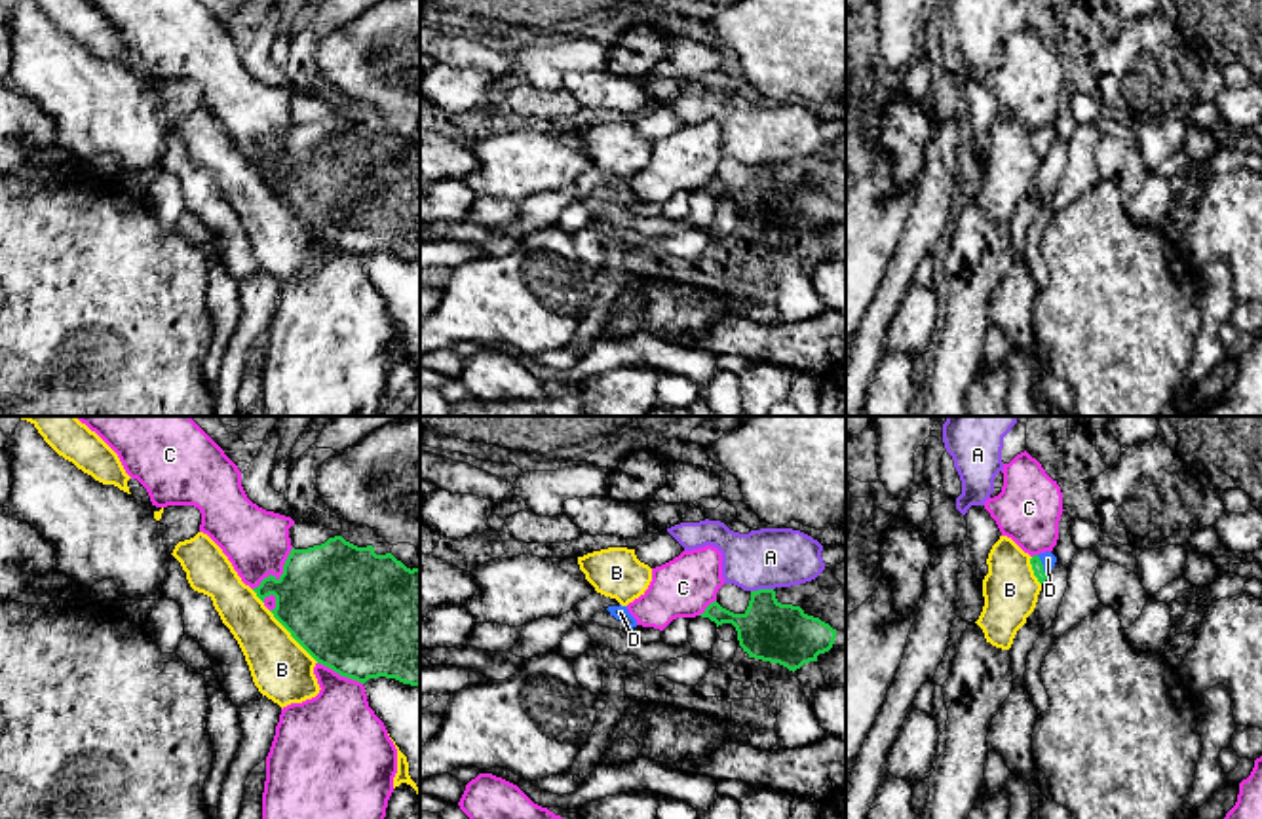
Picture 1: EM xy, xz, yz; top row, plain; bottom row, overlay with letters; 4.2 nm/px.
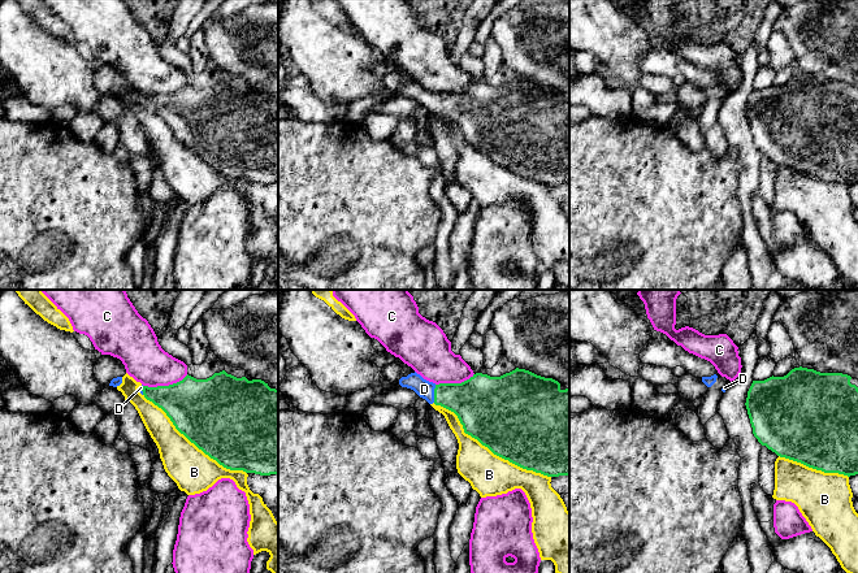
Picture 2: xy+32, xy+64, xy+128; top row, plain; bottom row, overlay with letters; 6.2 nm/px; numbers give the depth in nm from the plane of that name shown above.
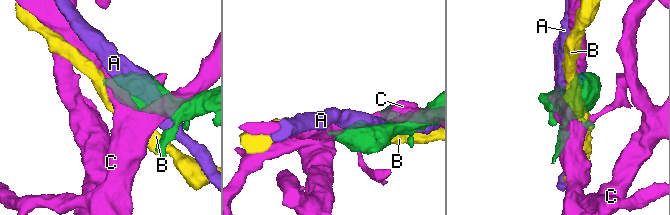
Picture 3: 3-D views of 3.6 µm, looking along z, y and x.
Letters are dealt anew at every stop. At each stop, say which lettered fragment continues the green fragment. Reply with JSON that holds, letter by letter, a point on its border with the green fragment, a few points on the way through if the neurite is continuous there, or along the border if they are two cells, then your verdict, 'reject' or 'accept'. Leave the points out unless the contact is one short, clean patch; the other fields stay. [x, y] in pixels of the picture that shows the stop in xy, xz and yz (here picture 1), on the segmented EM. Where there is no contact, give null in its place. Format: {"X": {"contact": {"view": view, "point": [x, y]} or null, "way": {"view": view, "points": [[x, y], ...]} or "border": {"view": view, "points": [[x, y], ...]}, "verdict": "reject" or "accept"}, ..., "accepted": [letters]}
{"A": {"contact": {"view": "xz", "point": [761, 590]}, "verdict": "reject"}, "B": {"contact": {"view": "xy", "point": [293, 637]}, "verdict": "reject"}, "C": {"contact": {"view": "xy", "point": [282, 574]}, "verdict": "reject"}, "D": {"contact": {"view": "yz", "point": [1042, 565]}, "way": {"view": "yz", "points": [[1036, 565], [1042, 565], [1048, 559]]}, "verdict": "accept"}, "accepted": ["D"]}

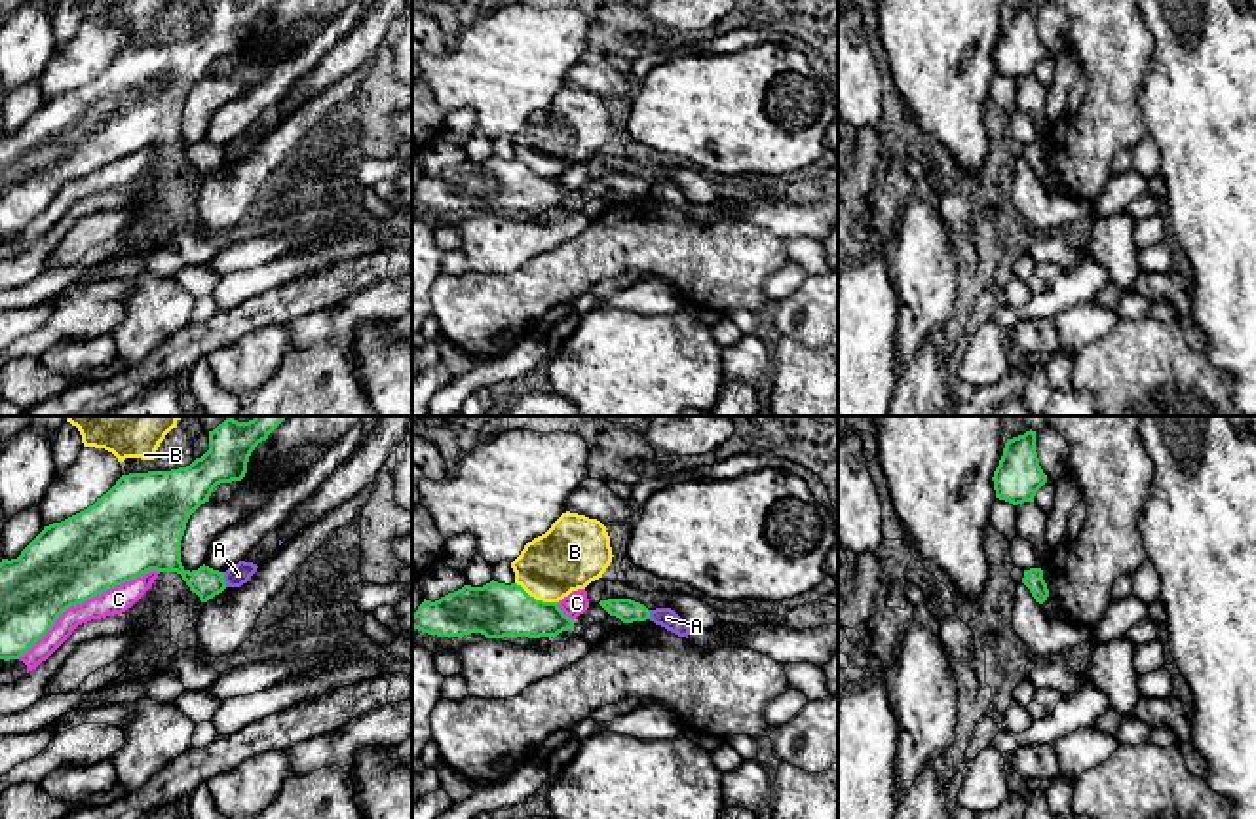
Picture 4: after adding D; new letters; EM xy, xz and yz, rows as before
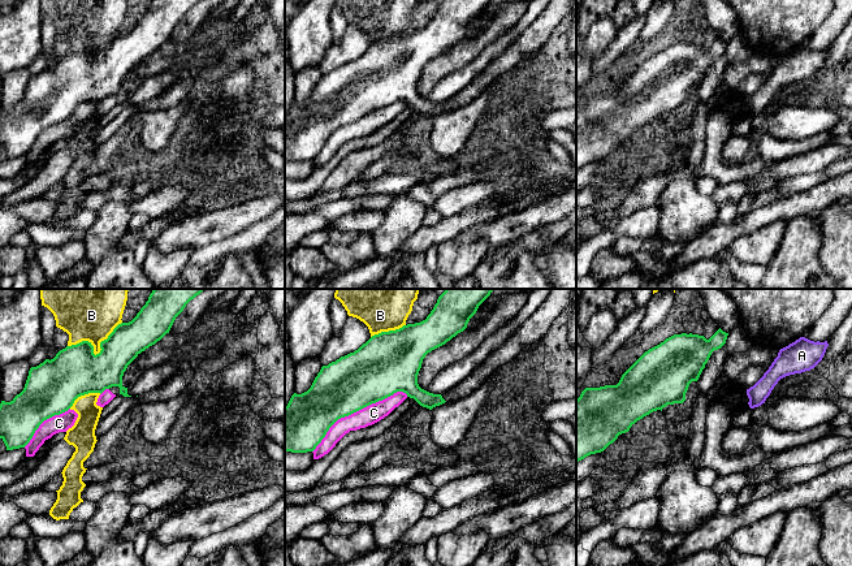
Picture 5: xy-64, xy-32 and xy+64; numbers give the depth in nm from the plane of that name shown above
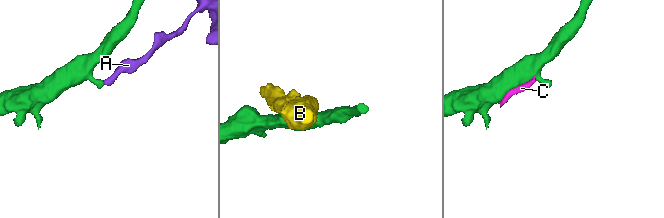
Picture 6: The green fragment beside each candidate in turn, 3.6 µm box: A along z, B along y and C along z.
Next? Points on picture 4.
{"A": {"contact": {"view": "xy", "point": [223, 580]}, "border": {"view": "xy", "points": [[223, 572], [227, 586]]}, "verdict": "reject"}, "B": {"contact": {"view": "xz", "point": [534, 599]}, "verdict": "reject"}, "C": {"contact": {"view": "xy", "point": [86, 599]}, "verdict": "reject"}, "accepted": []}

